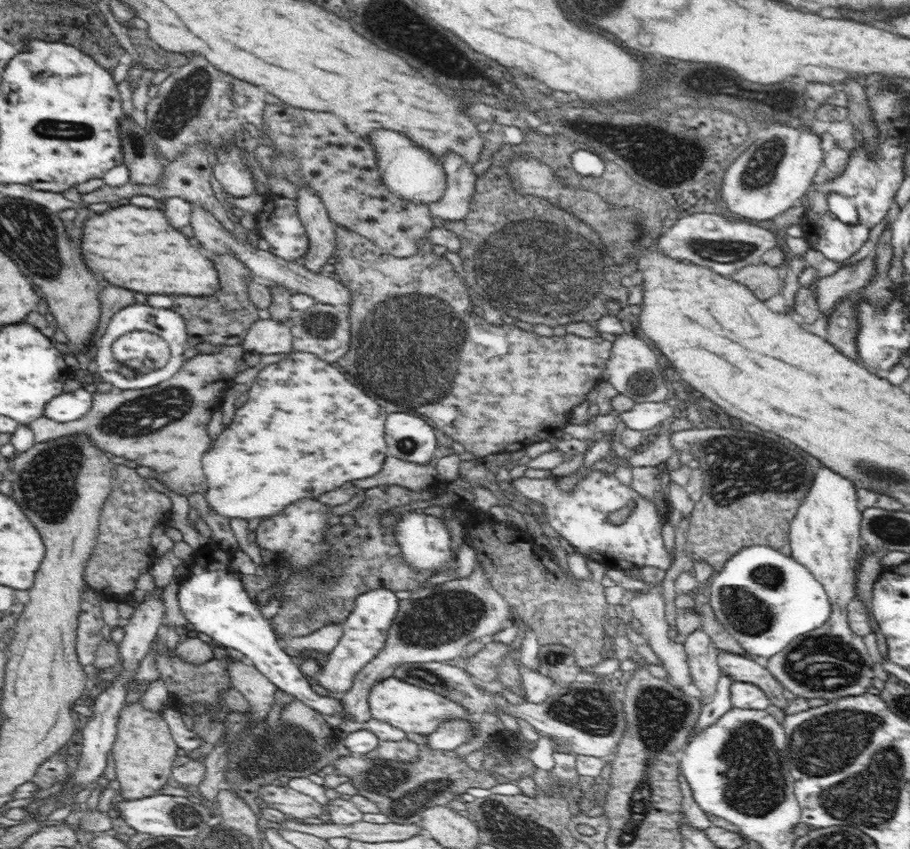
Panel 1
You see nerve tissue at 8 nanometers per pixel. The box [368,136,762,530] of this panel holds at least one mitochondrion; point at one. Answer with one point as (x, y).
(522, 249)

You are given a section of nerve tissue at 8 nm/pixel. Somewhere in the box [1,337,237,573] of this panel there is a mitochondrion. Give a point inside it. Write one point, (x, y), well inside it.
(47, 485)

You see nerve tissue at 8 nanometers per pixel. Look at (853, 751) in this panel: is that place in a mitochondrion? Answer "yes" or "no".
yes

